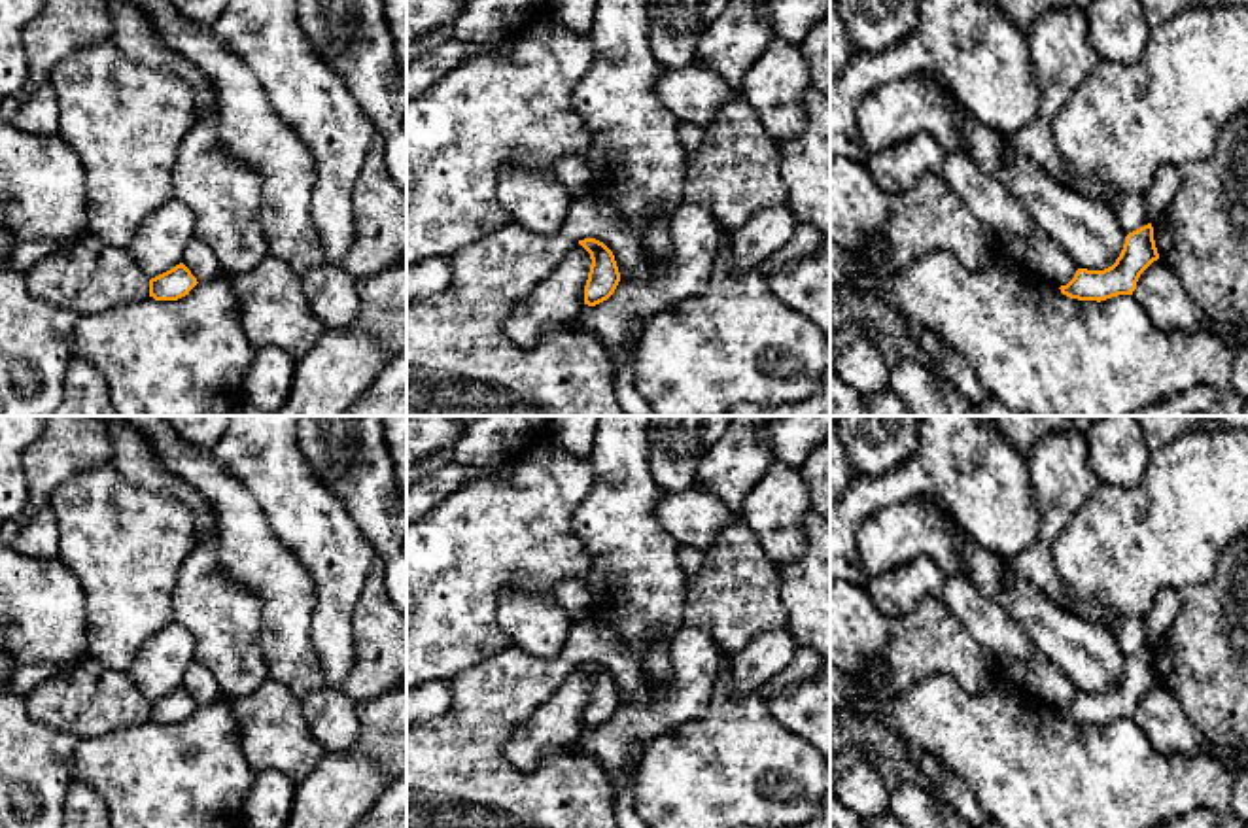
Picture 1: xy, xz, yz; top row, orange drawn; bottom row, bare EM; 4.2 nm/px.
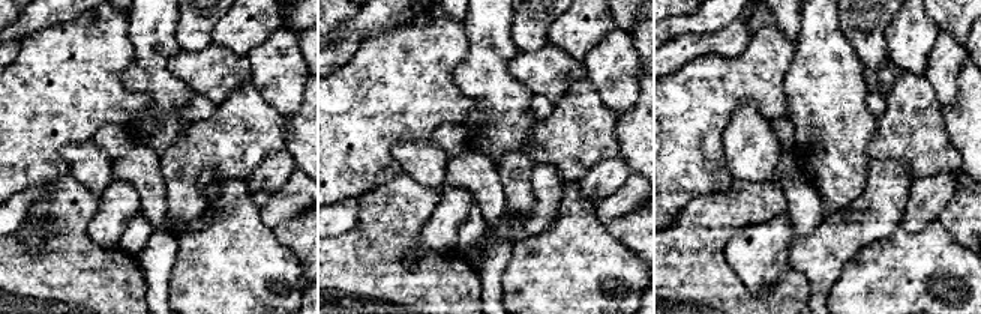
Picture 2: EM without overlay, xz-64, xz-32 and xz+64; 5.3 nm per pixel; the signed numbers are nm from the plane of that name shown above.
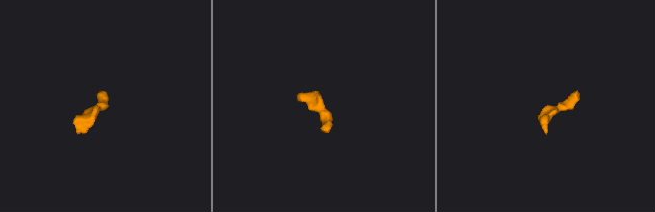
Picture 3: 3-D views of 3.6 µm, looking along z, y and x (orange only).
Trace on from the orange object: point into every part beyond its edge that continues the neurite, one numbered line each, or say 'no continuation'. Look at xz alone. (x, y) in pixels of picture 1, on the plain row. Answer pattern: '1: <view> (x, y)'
no continuation

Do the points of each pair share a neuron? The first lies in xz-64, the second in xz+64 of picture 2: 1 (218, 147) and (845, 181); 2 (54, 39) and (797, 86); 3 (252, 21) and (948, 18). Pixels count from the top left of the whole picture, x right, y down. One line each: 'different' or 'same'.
1: different
2: different
3: different

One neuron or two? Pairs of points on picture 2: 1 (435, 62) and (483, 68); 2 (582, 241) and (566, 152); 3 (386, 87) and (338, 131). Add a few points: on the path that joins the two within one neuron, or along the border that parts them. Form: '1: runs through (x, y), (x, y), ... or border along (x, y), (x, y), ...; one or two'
1: border along (465, 30), (467, 54), (452, 81), (473, 98); two
2: border along (566, 181), (576, 182); two
3: runs through (374, 99), (350, 120); one

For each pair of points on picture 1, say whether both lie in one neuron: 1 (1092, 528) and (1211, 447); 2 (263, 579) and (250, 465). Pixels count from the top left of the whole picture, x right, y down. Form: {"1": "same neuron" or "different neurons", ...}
{"1": "same neuron", "2": "different neurons"}

